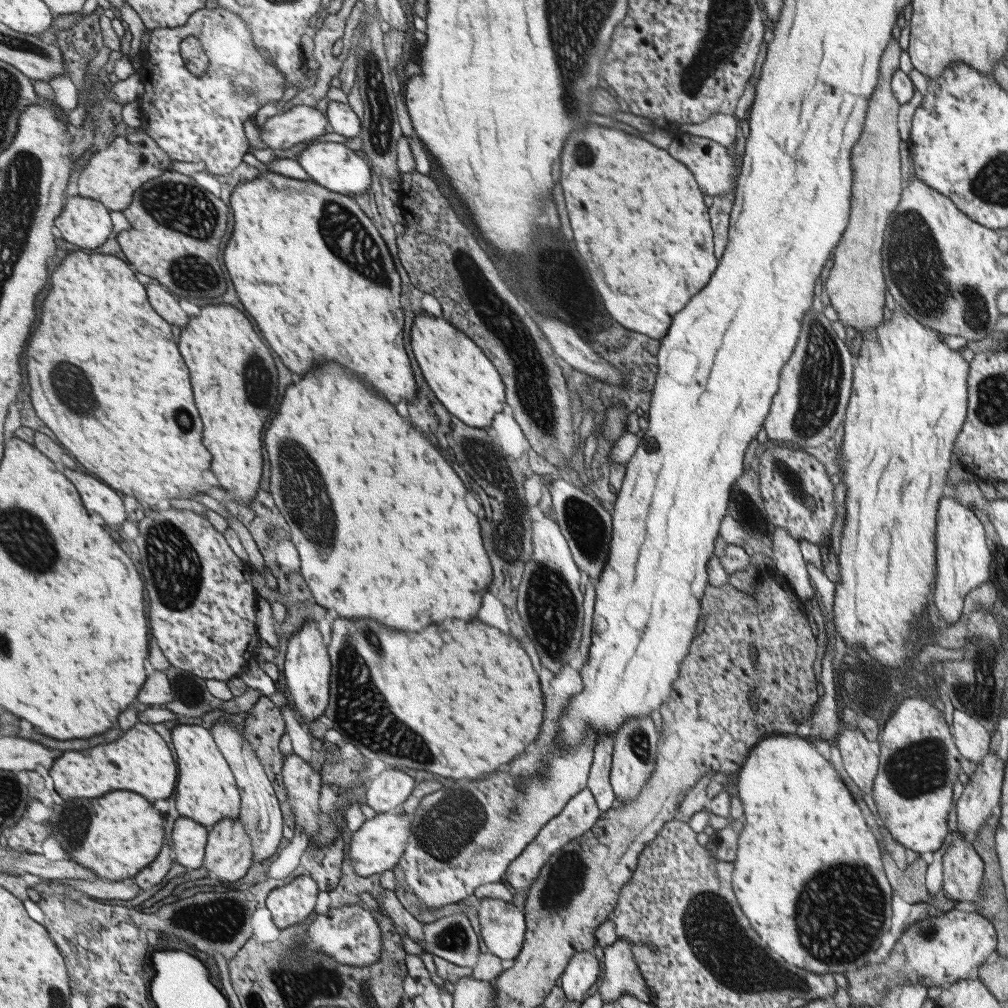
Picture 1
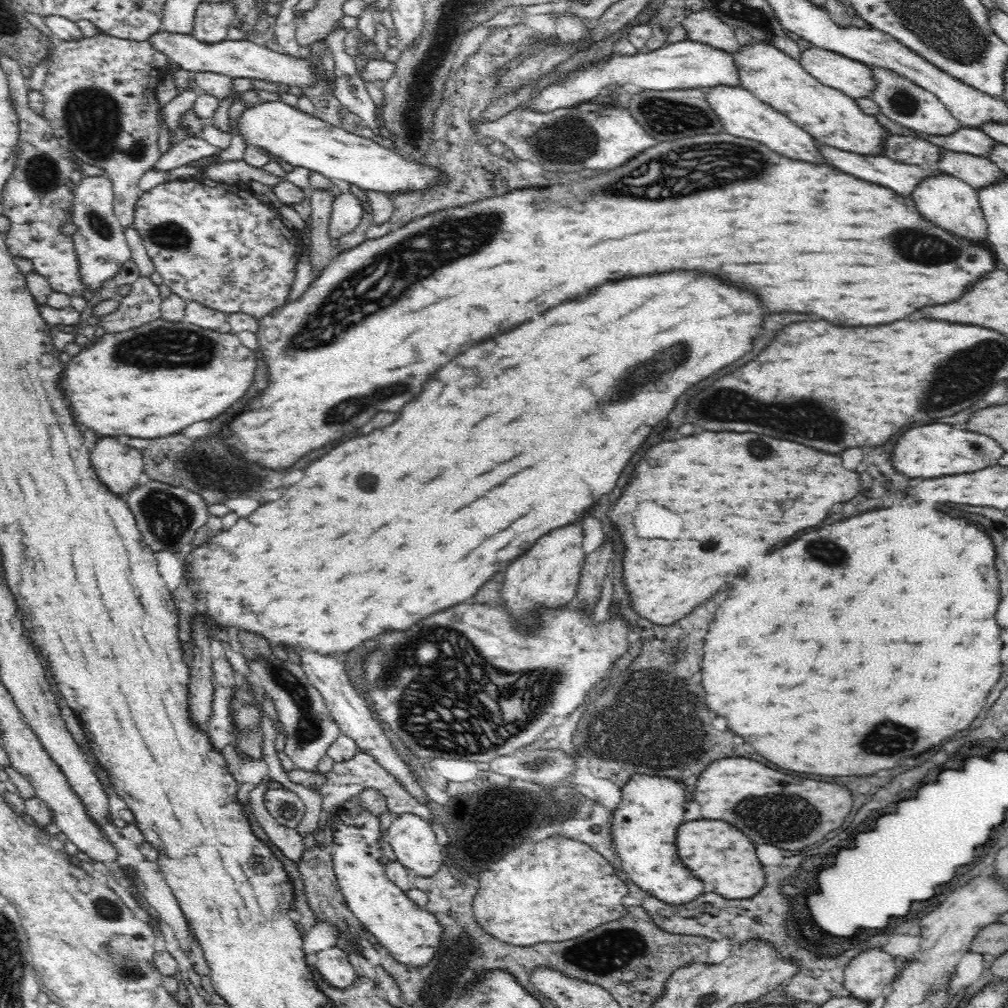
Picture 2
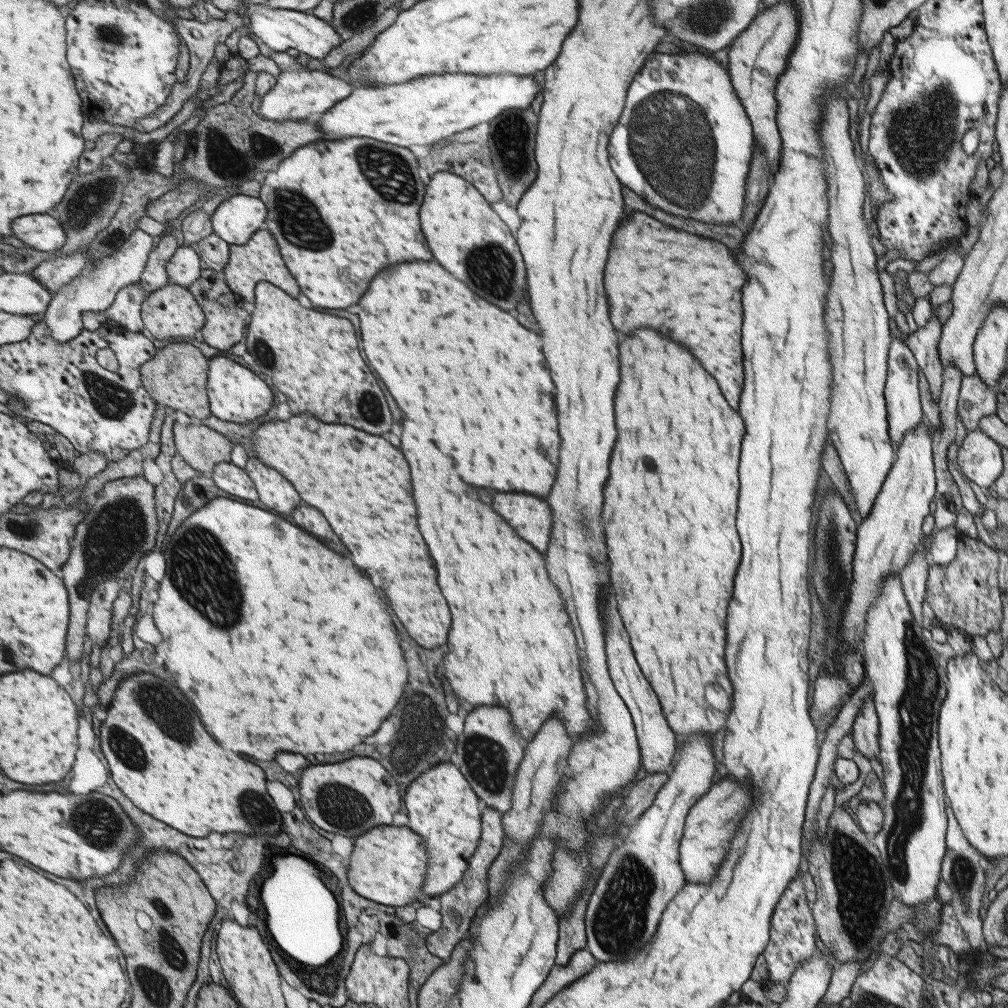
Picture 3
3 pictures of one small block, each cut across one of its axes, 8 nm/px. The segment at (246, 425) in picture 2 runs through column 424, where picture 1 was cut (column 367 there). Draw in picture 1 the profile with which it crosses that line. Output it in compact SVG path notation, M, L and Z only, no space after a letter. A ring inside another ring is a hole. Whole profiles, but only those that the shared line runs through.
M273 171L262 172L257 178L242 182L236 188L237 190L233 192L233 198L231 198L231 208L235 214L235 228L237 230L235 230L231 242L225 250L225 260L227 260L227 268L231 272L231 278L237 286L237 292L241 296L247 312L259 324L263 336L267 336L271 348L275 348L275 352L283 358L283 362L299 374L311 372L309 368L313 368L319 362L337 360L337 362L349 366L351 370L355 370L355 374L359 374L365 382L369 382L379 394L387 396L387 400L391 400L391 404L411 400L415 396L415 384L413 384L413 374L411 374L407 354L403 352L403 344L401 344L401 328L403 328L405 316L403 316L403 310L399 308L401 306L401 302L399 302L399 296L401 296L399 294L399 276L391 264L391 258L387 254L383 240L379 238L377 230L371 226L369 218L357 208L355 200L349 198L349 195L323 188L313 179L304 181Z

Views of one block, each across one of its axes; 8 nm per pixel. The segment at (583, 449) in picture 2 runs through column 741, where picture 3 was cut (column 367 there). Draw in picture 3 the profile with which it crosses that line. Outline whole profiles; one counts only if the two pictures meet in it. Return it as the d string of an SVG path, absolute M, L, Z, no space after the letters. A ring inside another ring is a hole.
M435 260L429 262L409 262L409 264L393 264L383 268L375 280L371 280L371 288L367 288L367 296L355 304L355 312L359 316L359 328L361 328L361 348L365 354L367 364L379 372L379 380L383 380L383 386L387 392L391 392L393 400L397 402L399 410L405 414L407 420L415 420L417 424L423 424L431 436L435 436L435 444L443 448L443 452L449 452L451 460L455 460L455 468L459 468L459 476L473 486L485 486L499 492L523 492L543 498L557 473L557 453L559 453L559 436L557 436L557 422L555 422L555 410L553 410L553 384L543 368L543 354L539 350L539 340L533 332L519 326L507 312L495 308L493 304L485 302L483 298L475 296L463 282L449 276Z

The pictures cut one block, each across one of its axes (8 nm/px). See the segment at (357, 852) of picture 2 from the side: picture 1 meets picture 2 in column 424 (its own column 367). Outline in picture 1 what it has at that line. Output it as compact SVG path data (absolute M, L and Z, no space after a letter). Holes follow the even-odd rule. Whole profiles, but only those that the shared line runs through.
M359 904L331 908L327 914L317 915L309 927L309 934L302 940L303 944L353 967L367 966L381 959L382 936L377 920L369 909Z

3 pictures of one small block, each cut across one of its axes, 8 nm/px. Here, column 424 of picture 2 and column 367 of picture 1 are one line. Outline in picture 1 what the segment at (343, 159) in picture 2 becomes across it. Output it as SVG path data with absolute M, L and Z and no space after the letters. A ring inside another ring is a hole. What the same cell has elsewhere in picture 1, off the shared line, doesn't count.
M319 141L309 144L304 151L297 155L297 159L317 184L331 188L333 192L357 196L364 194L365 190L369 188L369 168L367 168L365 160L355 156L355 151L347 148L343 143Z

